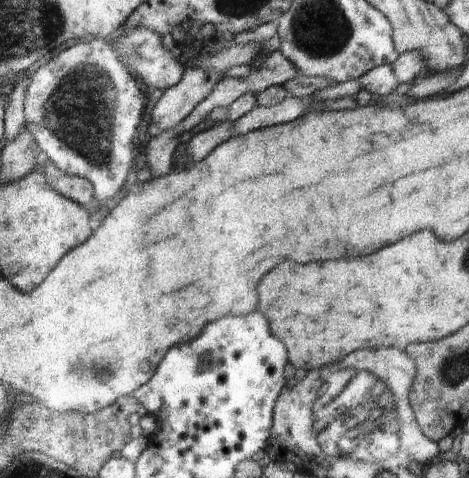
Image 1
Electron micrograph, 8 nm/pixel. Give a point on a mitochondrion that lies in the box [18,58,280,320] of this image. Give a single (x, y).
(82, 111)

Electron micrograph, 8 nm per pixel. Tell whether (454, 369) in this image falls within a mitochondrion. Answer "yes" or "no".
yes

